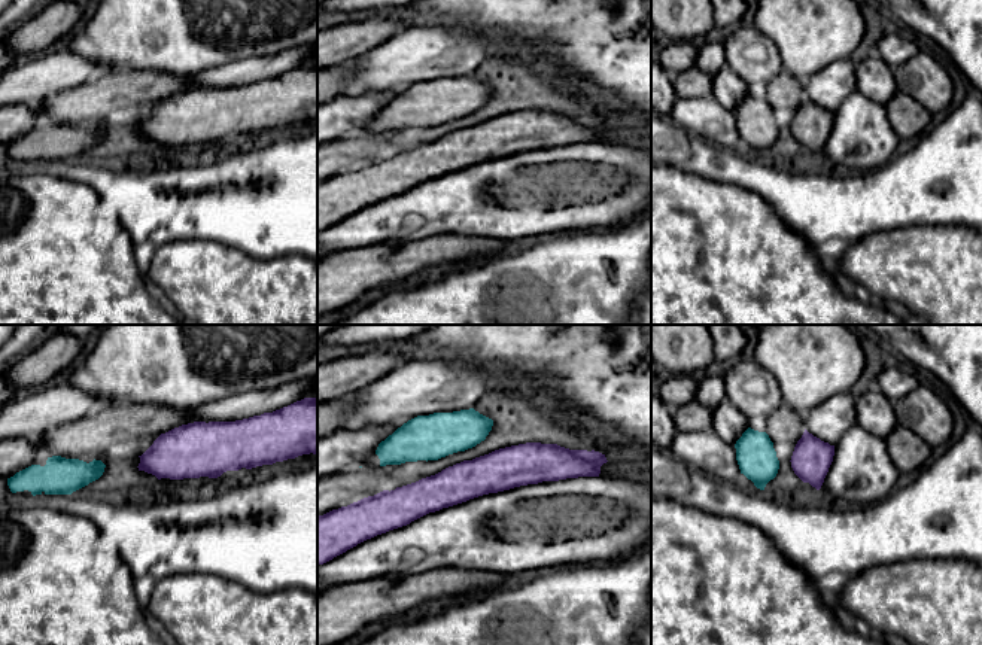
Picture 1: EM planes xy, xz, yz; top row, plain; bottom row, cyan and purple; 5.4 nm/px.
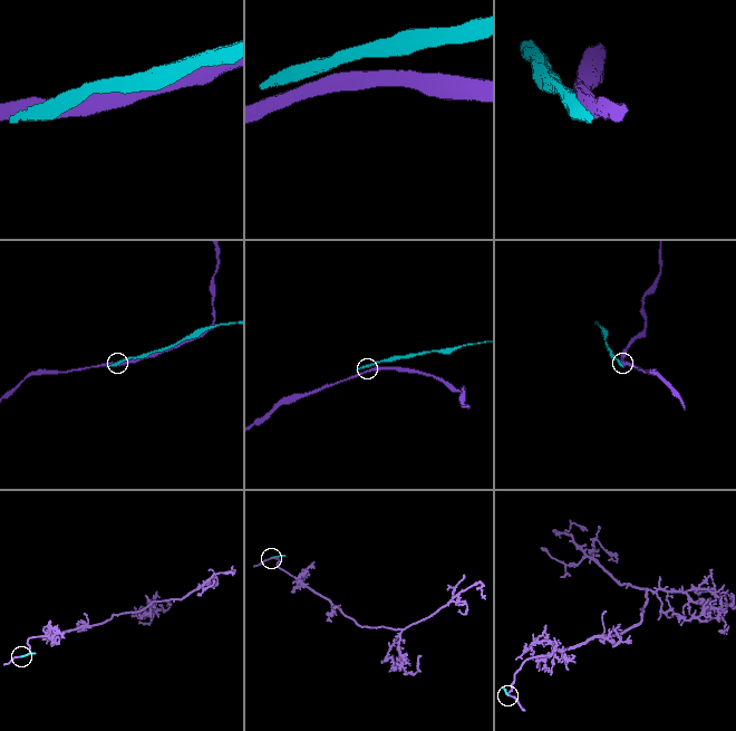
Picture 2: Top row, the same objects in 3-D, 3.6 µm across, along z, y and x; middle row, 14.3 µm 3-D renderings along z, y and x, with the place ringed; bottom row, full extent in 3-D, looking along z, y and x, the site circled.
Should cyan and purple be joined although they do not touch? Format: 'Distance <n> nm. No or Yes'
Distance 60 nm. No

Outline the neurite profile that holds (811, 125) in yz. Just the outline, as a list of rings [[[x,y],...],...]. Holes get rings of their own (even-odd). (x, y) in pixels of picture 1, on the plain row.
[[[805,95],[790,128],[794,140],[803,149],[809,149],[820,156],[833,128],[833,122],[834,112],[821,107]]]

